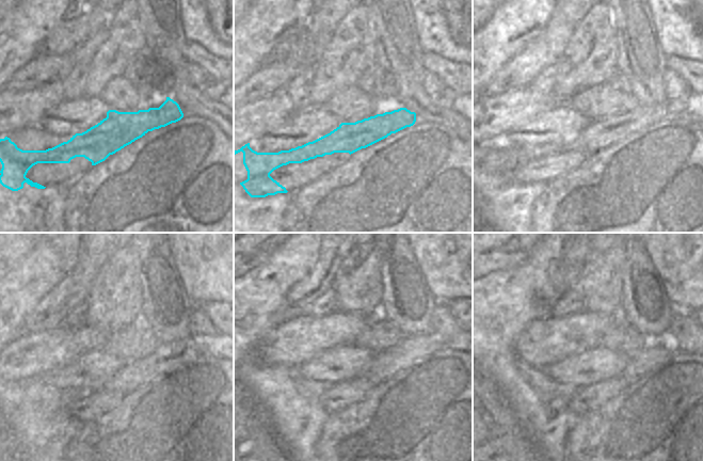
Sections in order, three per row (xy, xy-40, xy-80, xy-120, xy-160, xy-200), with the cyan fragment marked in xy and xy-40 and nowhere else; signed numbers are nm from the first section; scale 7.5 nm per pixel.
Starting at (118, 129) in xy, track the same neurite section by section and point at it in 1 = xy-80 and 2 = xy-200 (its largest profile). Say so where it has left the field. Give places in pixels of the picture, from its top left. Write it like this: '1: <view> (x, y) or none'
1: xy-80 (598, 134)
2: xy-200 (643, 360)

